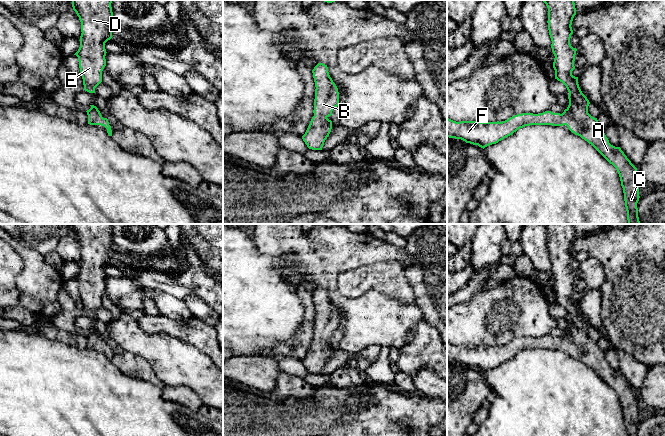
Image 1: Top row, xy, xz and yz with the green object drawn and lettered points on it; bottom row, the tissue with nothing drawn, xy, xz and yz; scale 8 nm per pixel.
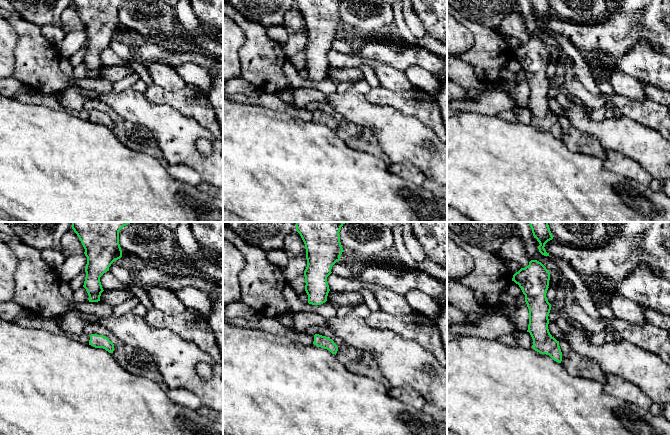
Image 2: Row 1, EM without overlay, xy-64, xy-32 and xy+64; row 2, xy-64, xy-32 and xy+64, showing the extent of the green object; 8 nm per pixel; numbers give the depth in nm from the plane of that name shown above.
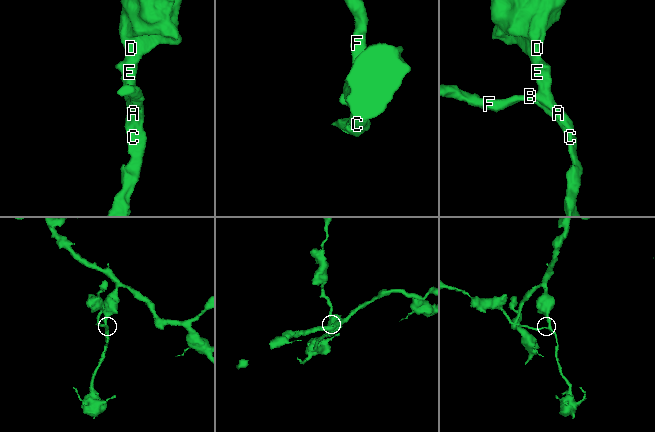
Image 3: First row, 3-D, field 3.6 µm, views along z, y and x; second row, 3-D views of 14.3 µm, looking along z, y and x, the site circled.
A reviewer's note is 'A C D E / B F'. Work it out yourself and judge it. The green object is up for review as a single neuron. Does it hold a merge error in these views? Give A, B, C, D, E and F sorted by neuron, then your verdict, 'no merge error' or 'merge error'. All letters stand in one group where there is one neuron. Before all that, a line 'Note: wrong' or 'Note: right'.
Note: wrong
A B C D E F; no merge error

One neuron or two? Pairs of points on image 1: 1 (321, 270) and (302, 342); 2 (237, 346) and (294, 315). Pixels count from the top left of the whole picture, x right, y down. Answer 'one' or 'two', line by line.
1: two
2: one

